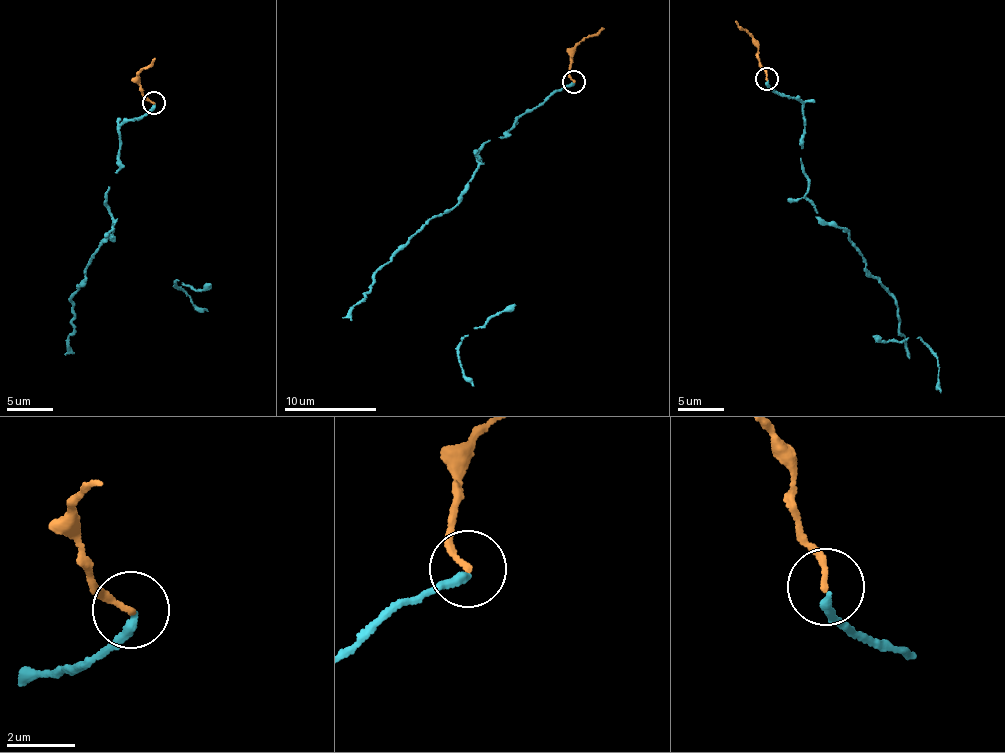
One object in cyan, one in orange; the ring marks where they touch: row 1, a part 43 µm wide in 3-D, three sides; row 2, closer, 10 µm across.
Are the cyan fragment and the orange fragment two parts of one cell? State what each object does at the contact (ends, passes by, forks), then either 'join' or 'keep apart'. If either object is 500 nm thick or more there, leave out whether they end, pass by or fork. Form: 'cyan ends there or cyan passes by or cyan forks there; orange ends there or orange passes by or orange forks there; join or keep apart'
cyan ends there; orange ends there; join

